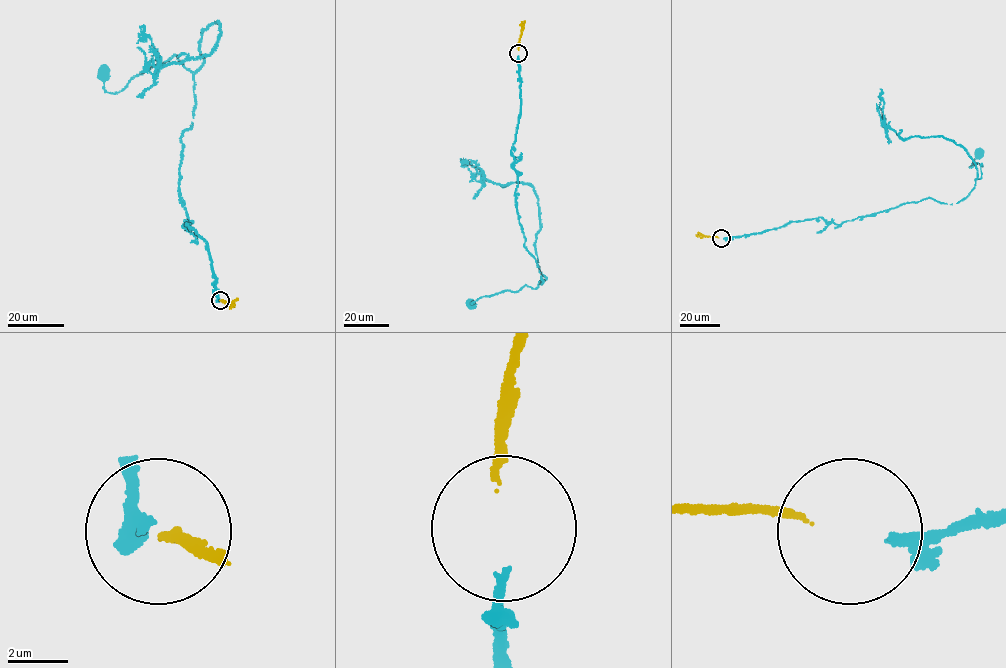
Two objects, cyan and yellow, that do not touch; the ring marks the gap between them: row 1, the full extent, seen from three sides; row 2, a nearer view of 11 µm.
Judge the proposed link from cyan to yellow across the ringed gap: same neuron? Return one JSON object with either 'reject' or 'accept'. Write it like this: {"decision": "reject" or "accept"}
{"decision": "accept"}

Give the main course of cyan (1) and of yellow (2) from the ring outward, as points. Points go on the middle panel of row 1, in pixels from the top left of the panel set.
1: (519, 55), (521, 110), (511, 153), (518, 176), (516, 207), (525, 247), (542, 282), (470, 304)
2: (518, 50), (524, 20)

